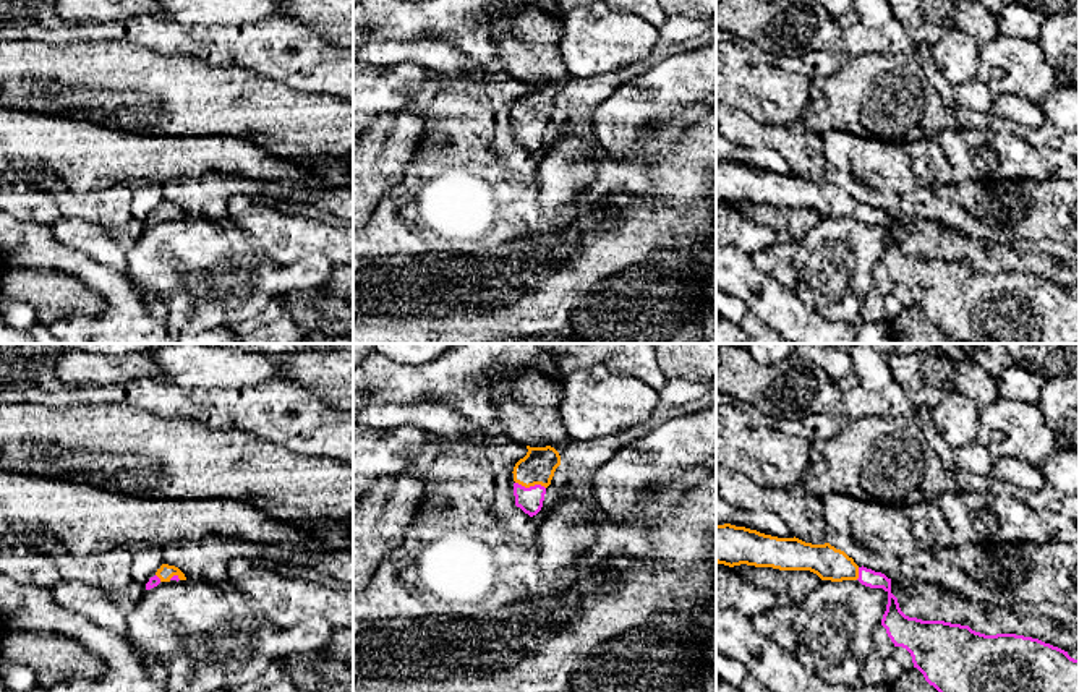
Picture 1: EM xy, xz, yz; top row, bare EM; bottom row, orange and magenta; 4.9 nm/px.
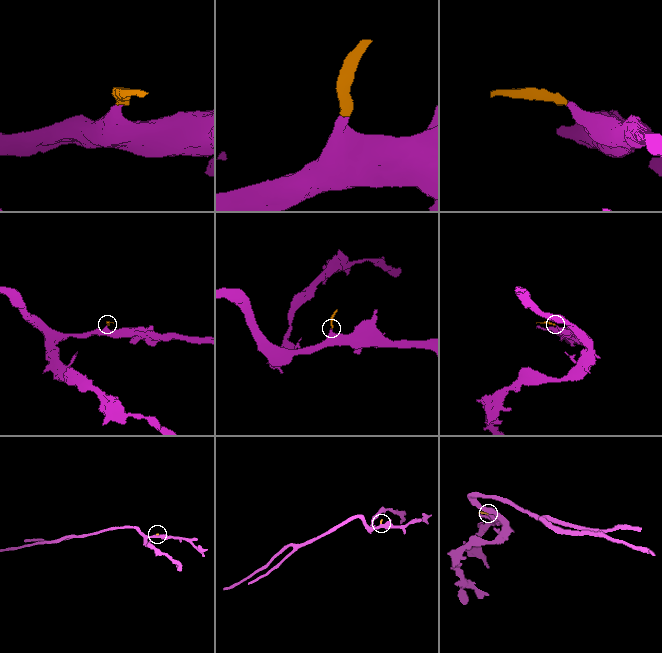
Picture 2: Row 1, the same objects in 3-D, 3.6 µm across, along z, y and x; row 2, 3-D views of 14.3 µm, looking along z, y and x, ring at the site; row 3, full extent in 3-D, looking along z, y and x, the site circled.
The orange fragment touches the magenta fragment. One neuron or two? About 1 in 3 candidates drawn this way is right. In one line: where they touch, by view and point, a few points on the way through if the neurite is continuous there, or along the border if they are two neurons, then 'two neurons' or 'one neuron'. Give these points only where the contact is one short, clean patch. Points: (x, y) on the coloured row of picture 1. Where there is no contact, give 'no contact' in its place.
contact xz (530, 485); way xz (538, 465), (530, 485), (530, 499); one neuron

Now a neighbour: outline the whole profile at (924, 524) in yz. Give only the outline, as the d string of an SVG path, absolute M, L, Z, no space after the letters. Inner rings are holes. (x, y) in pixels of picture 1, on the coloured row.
M839 493L820 499L830 532L849 535L878 554L904 557L917 549L936 554L954 545L953 530L935 502L893 506Z

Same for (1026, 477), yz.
M995 457L990 476L1021 489L1040 491L1047 486L1040 468L1011 457Z

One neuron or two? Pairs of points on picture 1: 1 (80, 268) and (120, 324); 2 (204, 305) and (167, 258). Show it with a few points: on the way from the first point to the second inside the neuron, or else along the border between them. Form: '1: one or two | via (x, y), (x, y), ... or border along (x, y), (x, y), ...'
1: one | via (96, 277), (120, 302), (120, 308)
2: one | via (203, 294), (179, 269)

